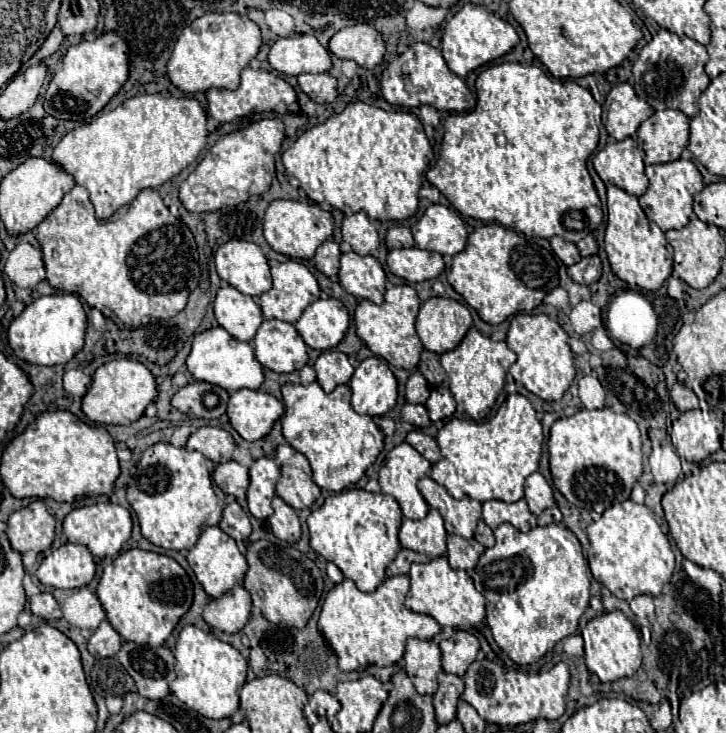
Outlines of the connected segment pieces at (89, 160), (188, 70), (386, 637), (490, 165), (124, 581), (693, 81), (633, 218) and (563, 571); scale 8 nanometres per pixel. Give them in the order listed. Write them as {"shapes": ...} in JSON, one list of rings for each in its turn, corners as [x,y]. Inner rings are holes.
{"shapes":[[[[169,93],[137,95],[123,101],[117,109],[97,115],[91,123],[69,131],[53,151],[51,161],[63,167],[77,185],[85,187],[95,207],[97,219],[109,219],[117,209],[129,205],[141,189],[157,189],[169,179],[177,177],[181,169],[191,165],[207,141],[207,115],[199,101],[191,97],[171,97]]],[[[207,13],[183,29],[167,63],[167,75],[183,95],[205,93],[211,87],[233,91],[239,87],[241,69],[259,53],[259,47],[261,31],[253,21],[237,13]]],[[[397,575],[385,579],[373,593],[361,593],[351,579],[345,579],[327,593],[319,615],[319,631],[337,653],[341,671],[351,671],[355,665],[393,665],[403,657],[409,637],[433,639],[441,631],[431,615],[413,613],[403,605],[407,591],[409,577]]],[[[499,63],[499,65],[491,65],[487,67],[479,77],[476,83],[477,102],[474,111],[471,113],[457,113],[457,115],[449,115],[445,119],[445,135],[443,135],[443,143],[441,143],[441,155],[435,163],[435,167],[431,167],[427,171],[427,181],[431,185],[435,185],[447,199],[449,203],[463,215],[469,215],[473,219],[481,219],[481,221],[497,221],[517,233],[523,233],[527,237],[543,237],[543,239],[551,239],[553,235],[559,235],[571,243],[577,243],[579,239],[583,239],[585,235],[589,235],[591,231],[595,231],[599,227],[599,223],[603,221],[603,209],[601,209],[601,201],[597,197],[593,179],[587,171],[587,159],[589,155],[595,151],[597,143],[599,143],[599,125],[602,125],[601,115],[602,108],[593,95],[577,85],[575,81],[555,81],[549,79],[539,67],[533,65],[525,65],[525,63]]],[[[129,549],[103,569],[97,597],[107,613],[107,621],[125,641],[161,647],[179,619],[189,611],[193,585],[187,571],[175,559],[153,551]]],[[[659,29],[657,35],[641,49],[639,59],[633,65],[635,93],[653,109],[679,109],[687,117],[695,117],[699,113],[699,95],[709,85],[709,75],[705,73],[707,55],[699,53],[703,53],[703,47],[685,47],[679,35]]],[[[607,185],[607,211],[605,251],[613,273],[629,285],[657,291],[673,271],[673,251],[665,239],[665,233],[647,219],[635,195],[629,195],[615,185]]],[[[509,523],[499,525],[495,529],[495,545],[485,549],[477,563],[477,571],[471,577],[475,581],[475,589],[487,599],[487,621],[495,643],[517,665],[539,661],[555,643],[577,631],[577,621],[591,599],[590,585],[593,579],[579,539],[561,523],[535,527],[527,533],[517,531]]]]}

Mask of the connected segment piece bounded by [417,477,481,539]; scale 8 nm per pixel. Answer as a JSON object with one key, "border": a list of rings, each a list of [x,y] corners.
{"border":[[[423,477],[417,483],[421,495],[429,507],[437,509],[445,519],[445,529],[451,535],[461,535],[465,539],[473,537],[477,521],[481,519],[481,503],[475,499],[455,499],[447,493],[445,487],[435,483],[431,477]]]}

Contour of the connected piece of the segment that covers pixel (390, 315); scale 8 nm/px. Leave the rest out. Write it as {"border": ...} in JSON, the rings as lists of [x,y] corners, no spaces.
{"border":[[[395,285],[387,289],[385,293],[385,303],[375,305],[367,299],[359,301],[355,309],[355,327],[357,335],[365,341],[365,345],[377,355],[383,357],[389,365],[413,371],[419,363],[419,355],[423,351],[423,343],[417,337],[415,331],[415,317],[419,311],[419,297],[411,285]]]}

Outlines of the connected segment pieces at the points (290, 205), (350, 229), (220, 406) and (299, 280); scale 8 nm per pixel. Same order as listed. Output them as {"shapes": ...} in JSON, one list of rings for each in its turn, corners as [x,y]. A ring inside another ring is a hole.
{"shapes":[[[[277,199],[273,201],[263,219],[263,235],[271,249],[277,253],[283,253],[293,259],[311,259],[315,255],[315,249],[333,237],[333,215],[325,209],[321,209],[315,203],[299,203],[299,201],[287,201]]],[[[363,211],[345,217],[341,233],[343,233],[343,241],[347,241],[357,255],[371,255],[379,247],[377,231]]],[[[195,381],[195,383],[179,389],[171,403],[181,413],[195,415],[195,417],[201,417],[201,419],[217,419],[225,413],[227,401],[229,401],[229,393],[225,389],[221,389],[217,385],[211,385],[211,383]],[[205,393],[215,393],[219,397],[219,403],[215,407],[205,407],[205,403],[203,403]]],[[[285,261],[271,269],[273,287],[259,297],[261,311],[267,319],[295,323],[303,309],[319,299],[319,283],[315,275],[299,261]]]]}

